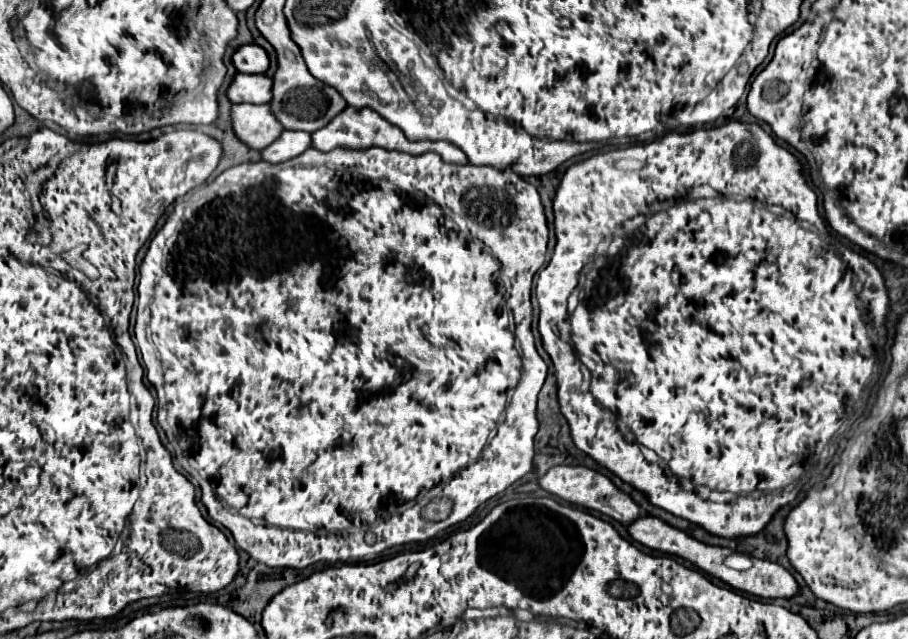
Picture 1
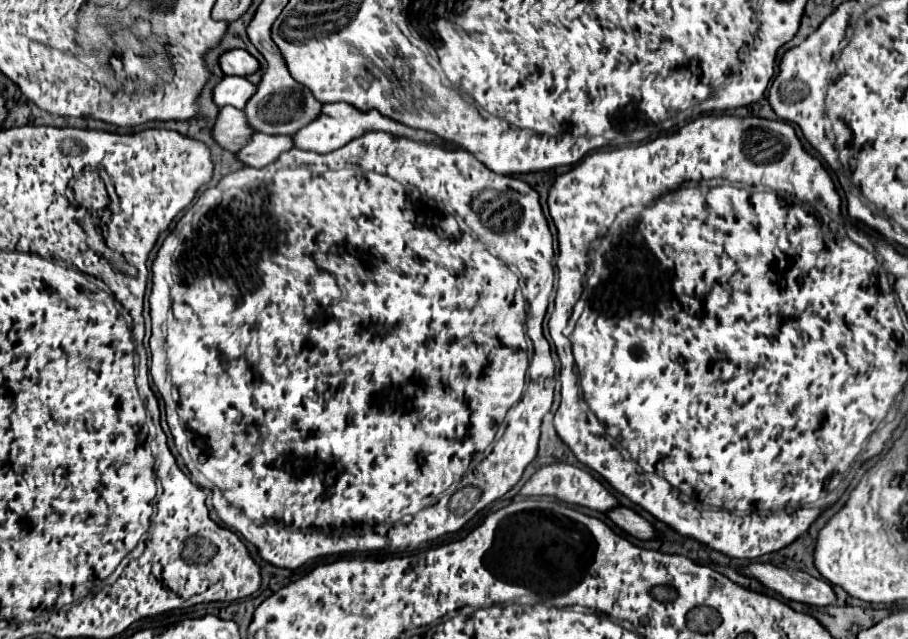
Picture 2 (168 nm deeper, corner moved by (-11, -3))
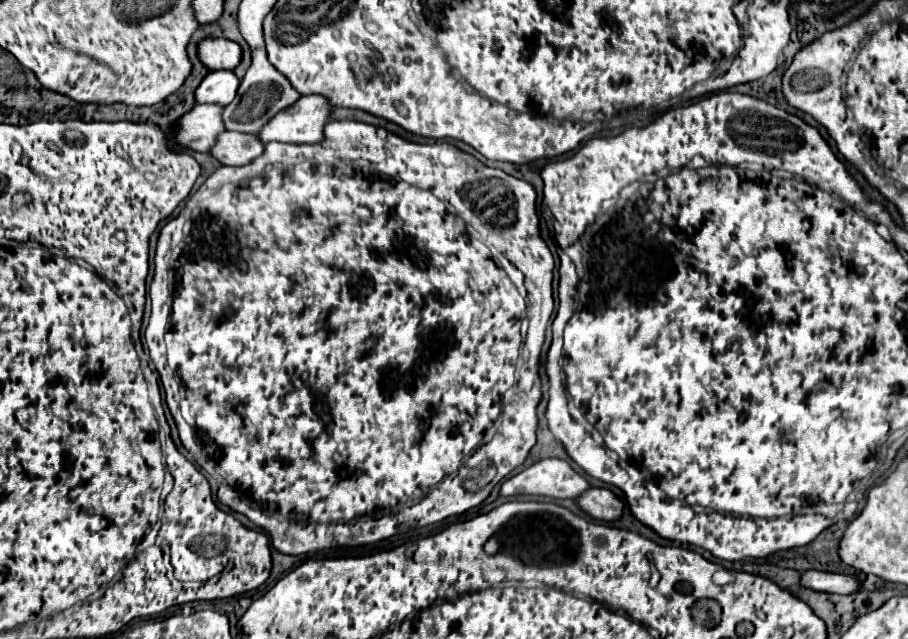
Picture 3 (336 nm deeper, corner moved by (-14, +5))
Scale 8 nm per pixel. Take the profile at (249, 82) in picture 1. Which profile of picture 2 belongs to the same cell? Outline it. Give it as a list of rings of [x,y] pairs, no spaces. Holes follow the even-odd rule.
[[[223,77],[213,89],[213,103],[217,107],[233,105],[237,109],[243,109],[253,93],[255,85],[251,85],[245,77]]]

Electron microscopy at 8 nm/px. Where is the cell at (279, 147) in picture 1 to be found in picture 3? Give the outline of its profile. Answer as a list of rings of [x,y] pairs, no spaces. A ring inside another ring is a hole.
[[[224,131],[214,151],[210,151],[222,165],[246,165],[264,153],[264,143],[254,133]]]

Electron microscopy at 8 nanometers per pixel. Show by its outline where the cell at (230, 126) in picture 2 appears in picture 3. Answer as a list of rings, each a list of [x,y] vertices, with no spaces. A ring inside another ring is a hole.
[[[196,105],[196,109],[186,113],[180,119],[180,125],[176,125],[178,145],[194,151],[210,151],[216,145],[218,135],[226,131],[222,111],[224,107],[220,105]]]

